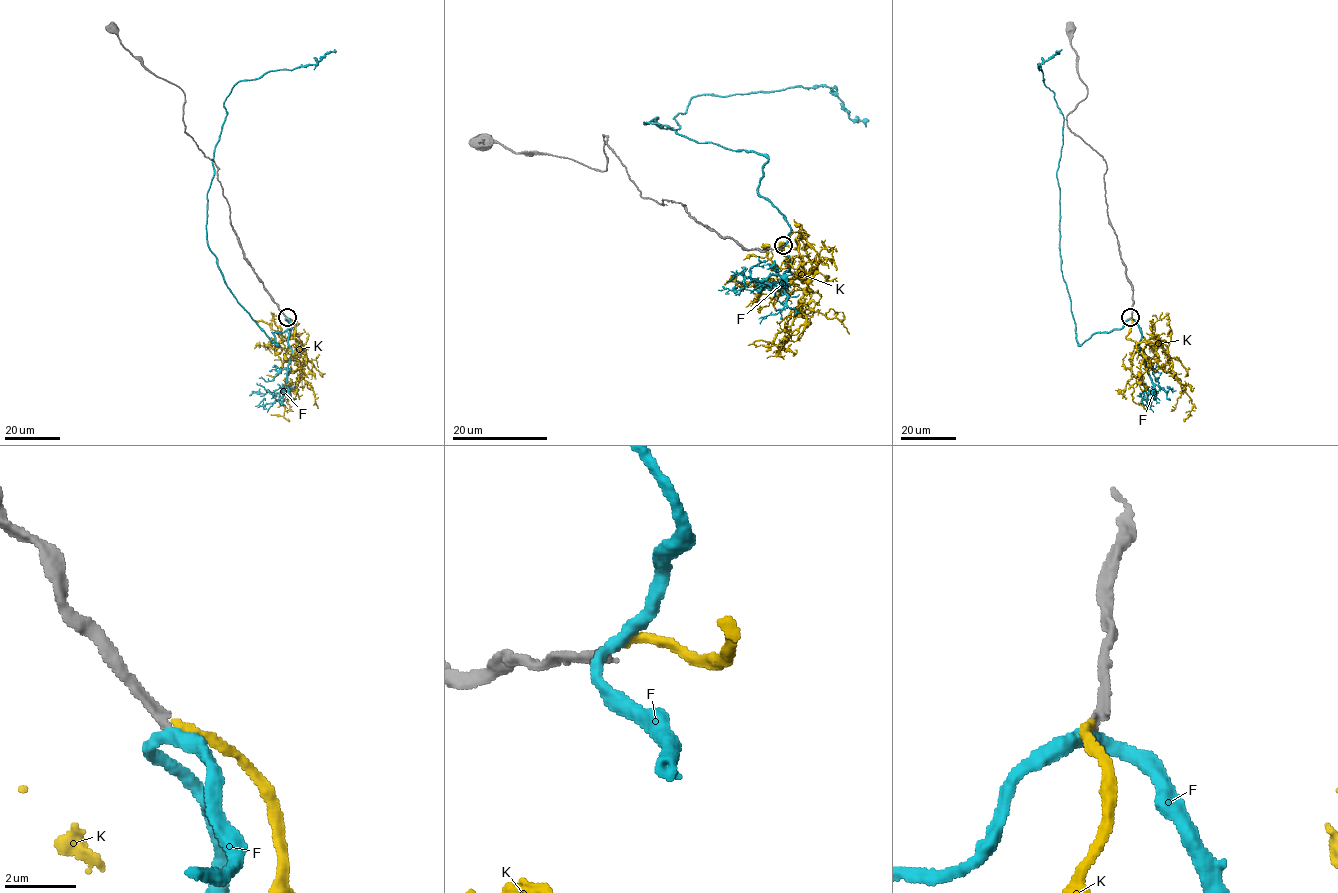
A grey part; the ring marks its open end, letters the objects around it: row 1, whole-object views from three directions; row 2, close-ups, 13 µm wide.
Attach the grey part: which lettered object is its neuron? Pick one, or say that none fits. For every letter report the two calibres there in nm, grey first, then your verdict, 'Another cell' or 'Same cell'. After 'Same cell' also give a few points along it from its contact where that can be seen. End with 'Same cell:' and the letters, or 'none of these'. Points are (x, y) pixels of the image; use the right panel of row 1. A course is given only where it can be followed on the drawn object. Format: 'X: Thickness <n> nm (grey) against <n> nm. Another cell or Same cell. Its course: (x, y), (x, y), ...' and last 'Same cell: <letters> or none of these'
F: Thickness 280 nm (grey) against 360 nm. Another cell
K: Thickness 280 nm (grey) against 240 nm. Same cell. Its course: (1131, 317), (1127, 339), (1158, 342), (1167, 348), (1171, 372), (1191, 401), (1189, 414)
Same cell: K

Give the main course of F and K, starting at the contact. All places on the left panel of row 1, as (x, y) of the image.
F: (286, 317), (278, 344), (209, 247), (214, 149), (238, 82), (335, 49)
K: (287, 317), (294, 324), (295, 339), (300, 342), (295, 348), (300, 377), (283, 401), (283, 415), (270, 414)

